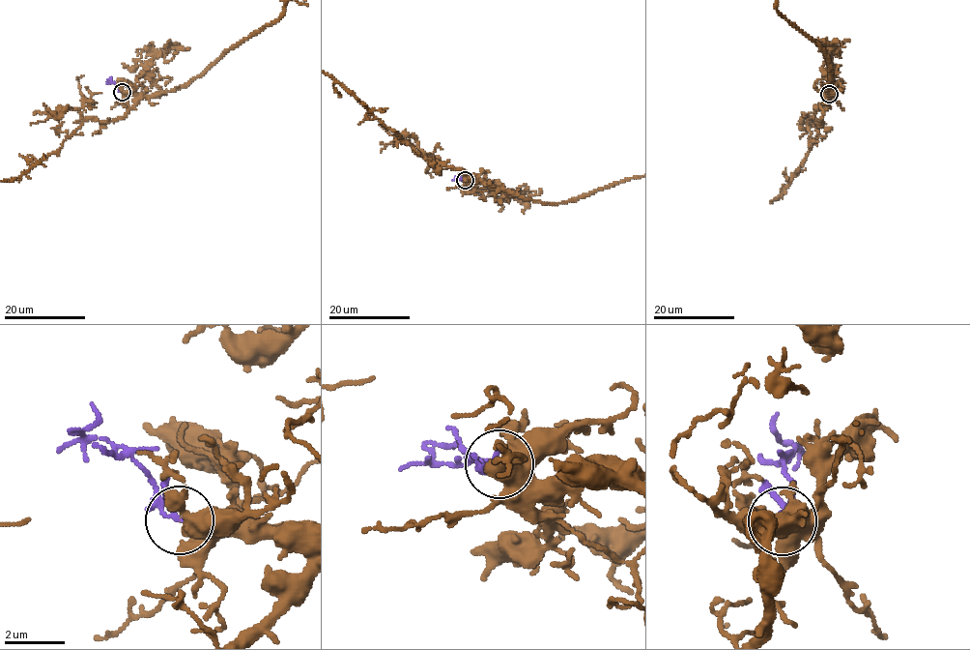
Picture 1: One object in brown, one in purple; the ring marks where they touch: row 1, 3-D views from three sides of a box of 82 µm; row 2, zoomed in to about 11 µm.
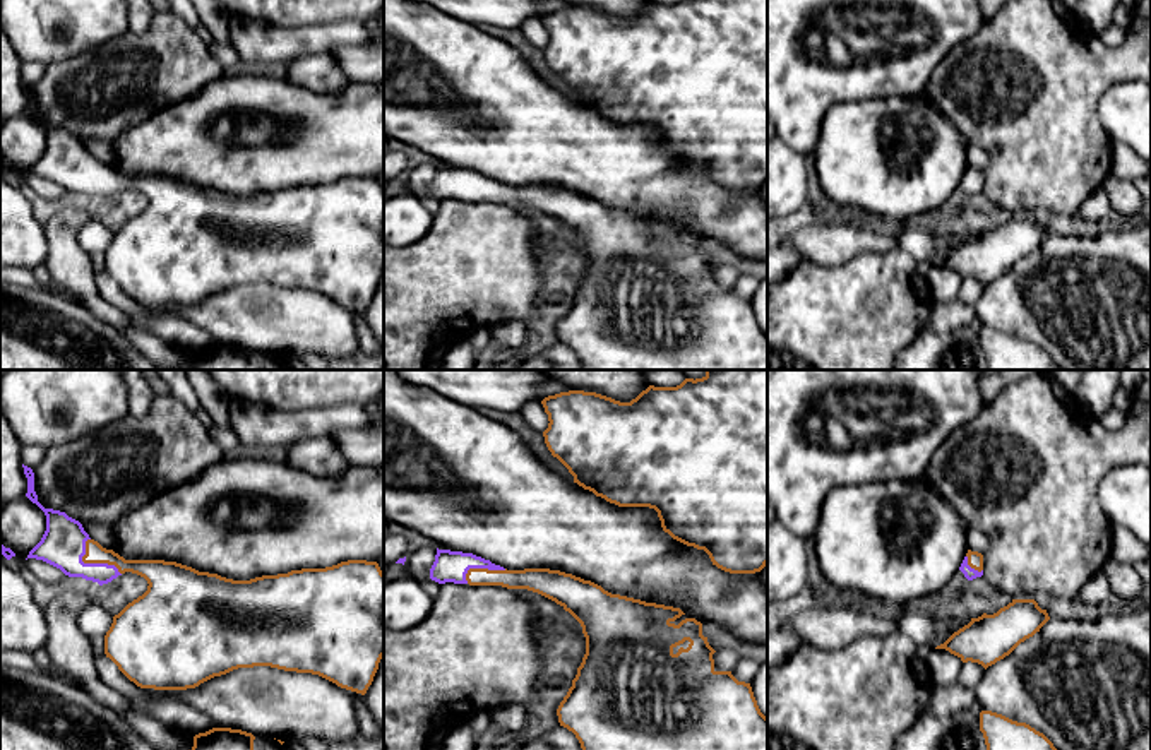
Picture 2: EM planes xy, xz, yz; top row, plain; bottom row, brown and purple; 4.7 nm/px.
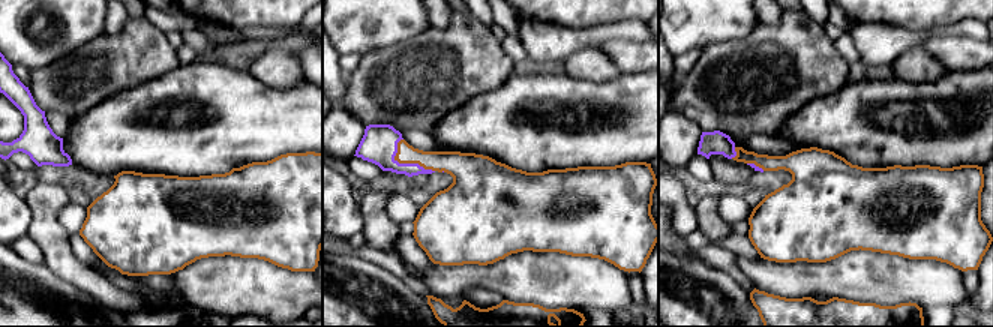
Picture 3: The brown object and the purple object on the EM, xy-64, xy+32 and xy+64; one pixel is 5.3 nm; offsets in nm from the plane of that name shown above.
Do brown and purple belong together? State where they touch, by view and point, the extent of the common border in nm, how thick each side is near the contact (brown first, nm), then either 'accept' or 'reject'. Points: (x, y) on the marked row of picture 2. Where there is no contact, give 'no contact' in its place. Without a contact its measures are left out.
meets brown in xy at (91, 562); contact 240 nm long; 100 nm thick on the brown side, 200 nm on the other; accept

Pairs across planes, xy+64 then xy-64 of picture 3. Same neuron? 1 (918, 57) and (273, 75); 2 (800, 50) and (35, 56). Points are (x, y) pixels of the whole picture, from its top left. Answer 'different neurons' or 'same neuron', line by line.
1: same neuron
2: different neurons

